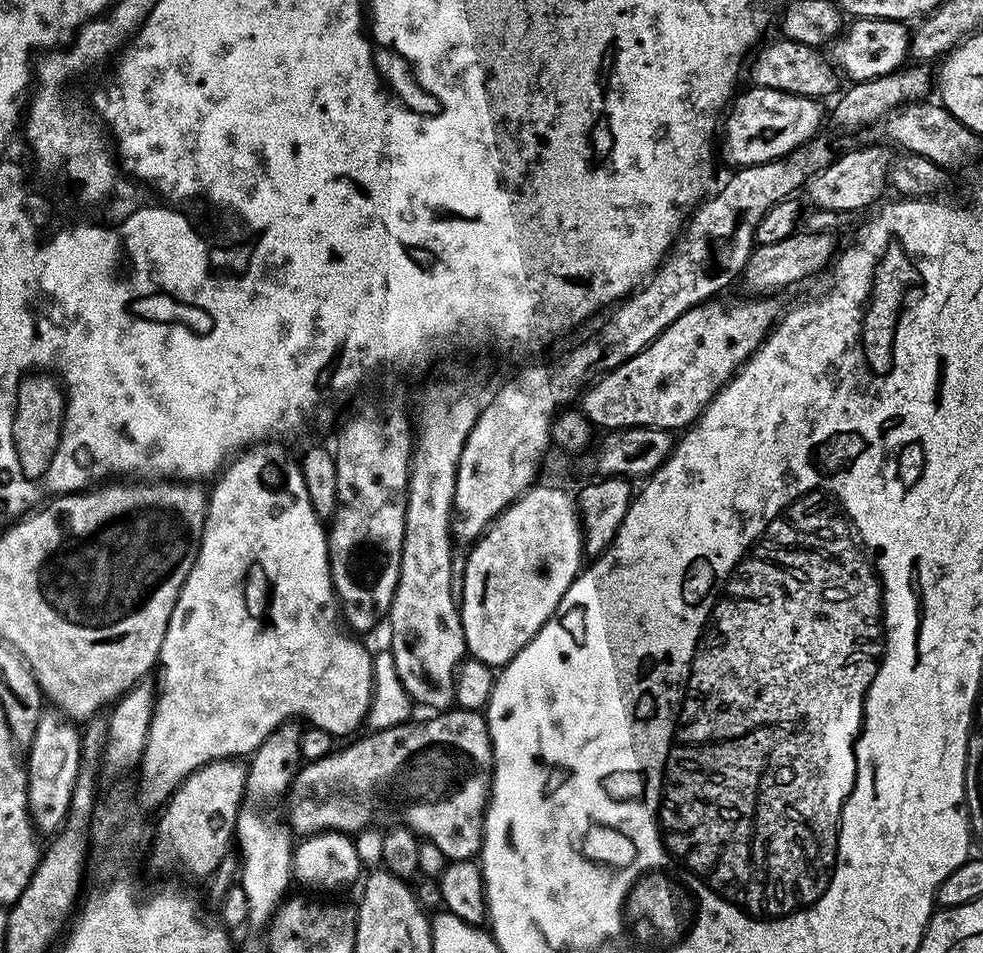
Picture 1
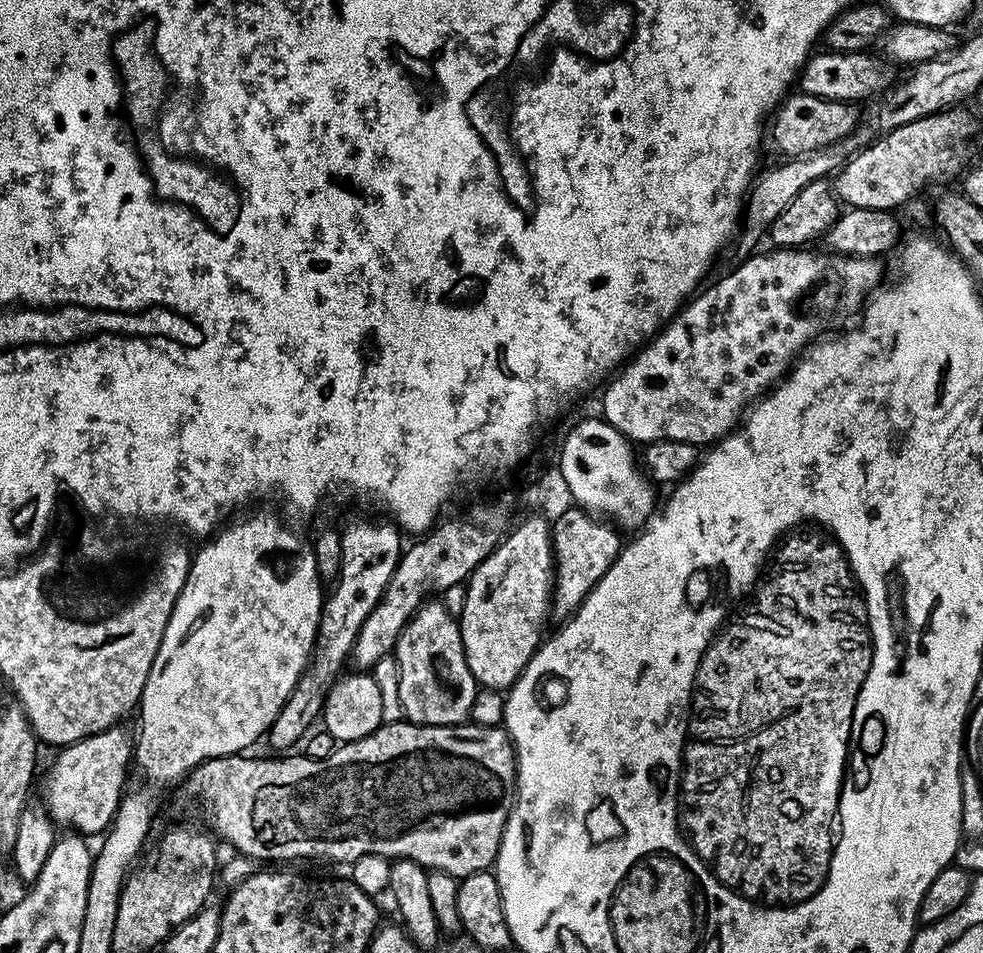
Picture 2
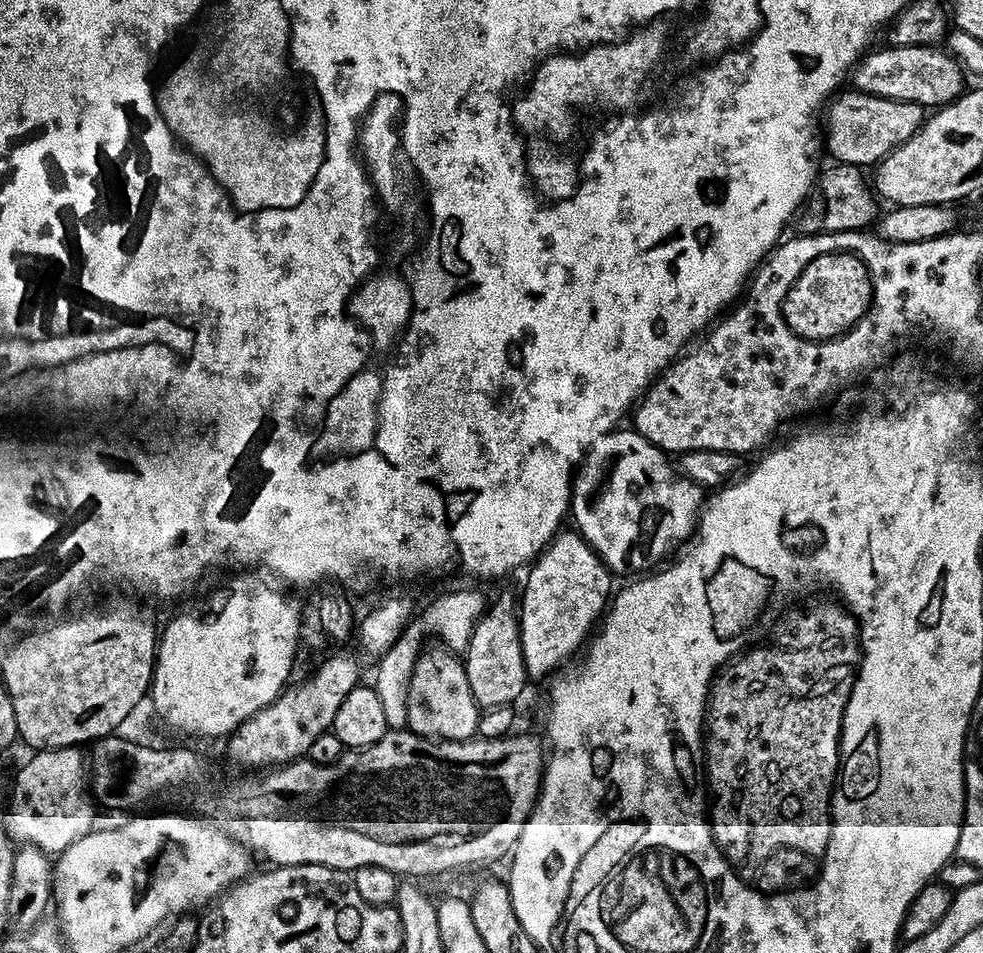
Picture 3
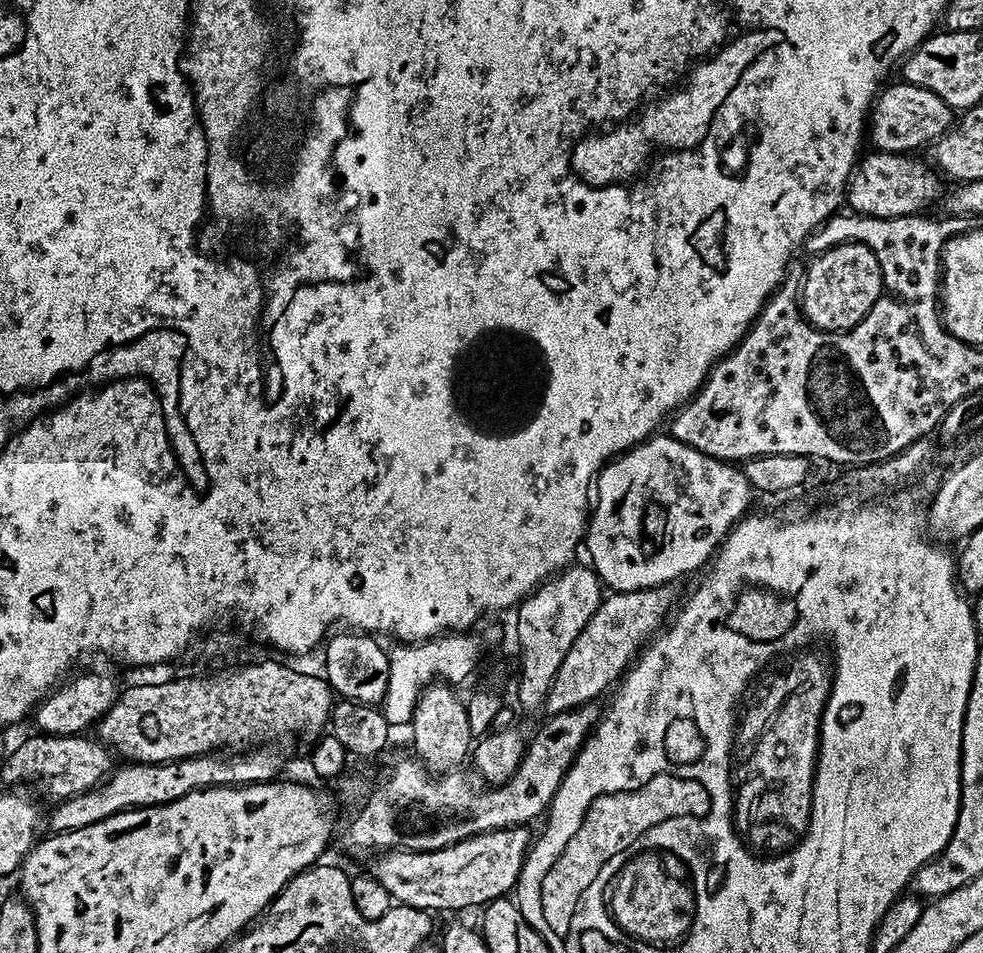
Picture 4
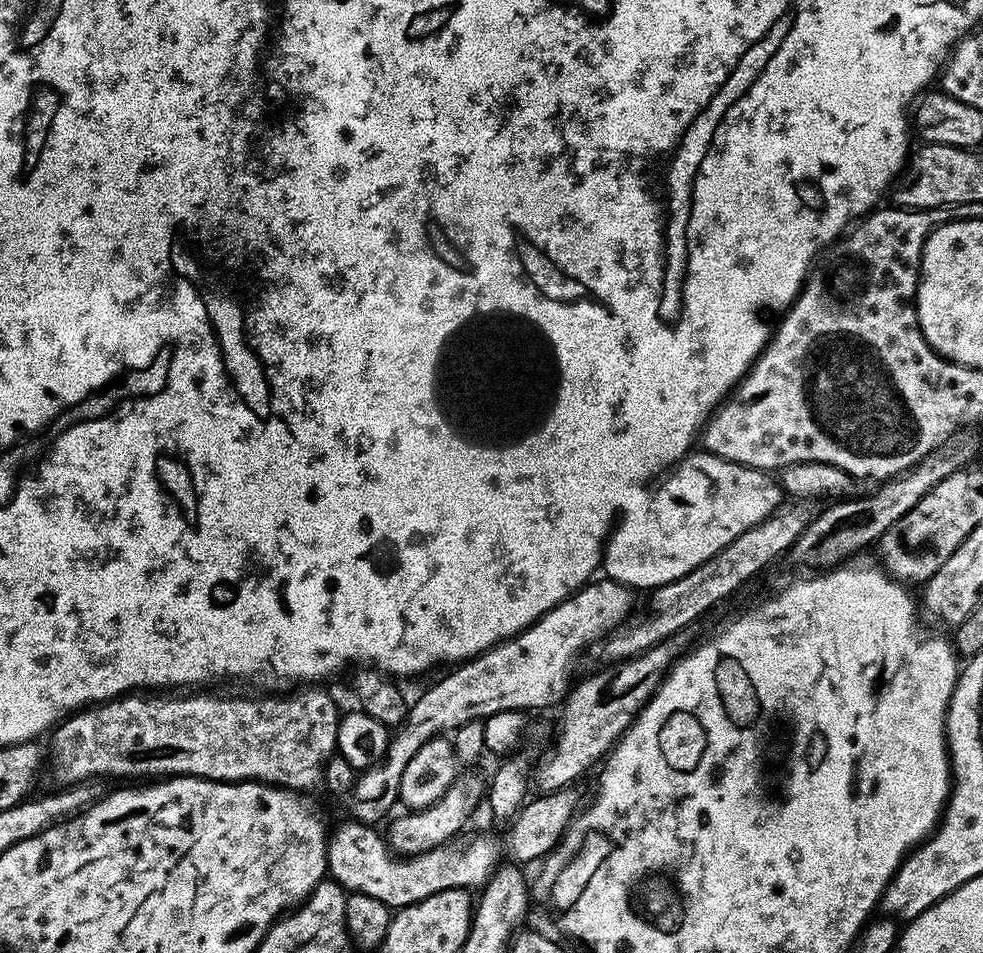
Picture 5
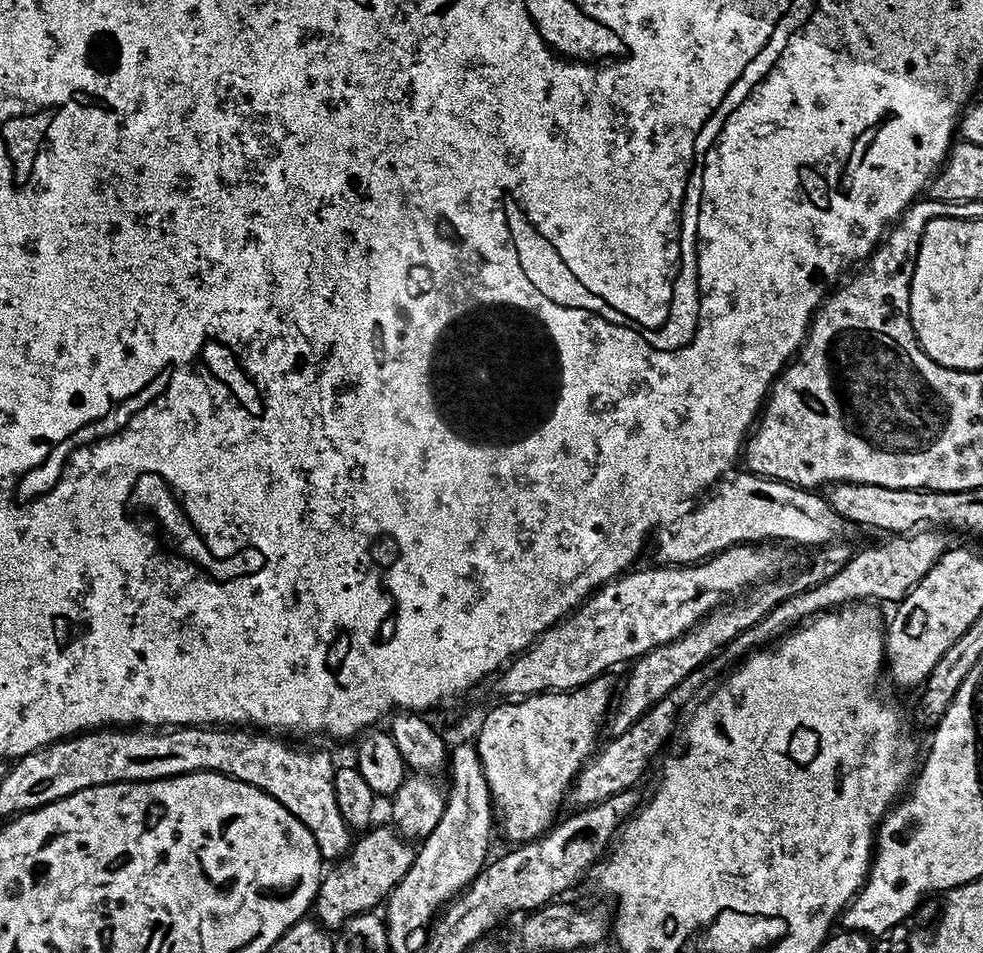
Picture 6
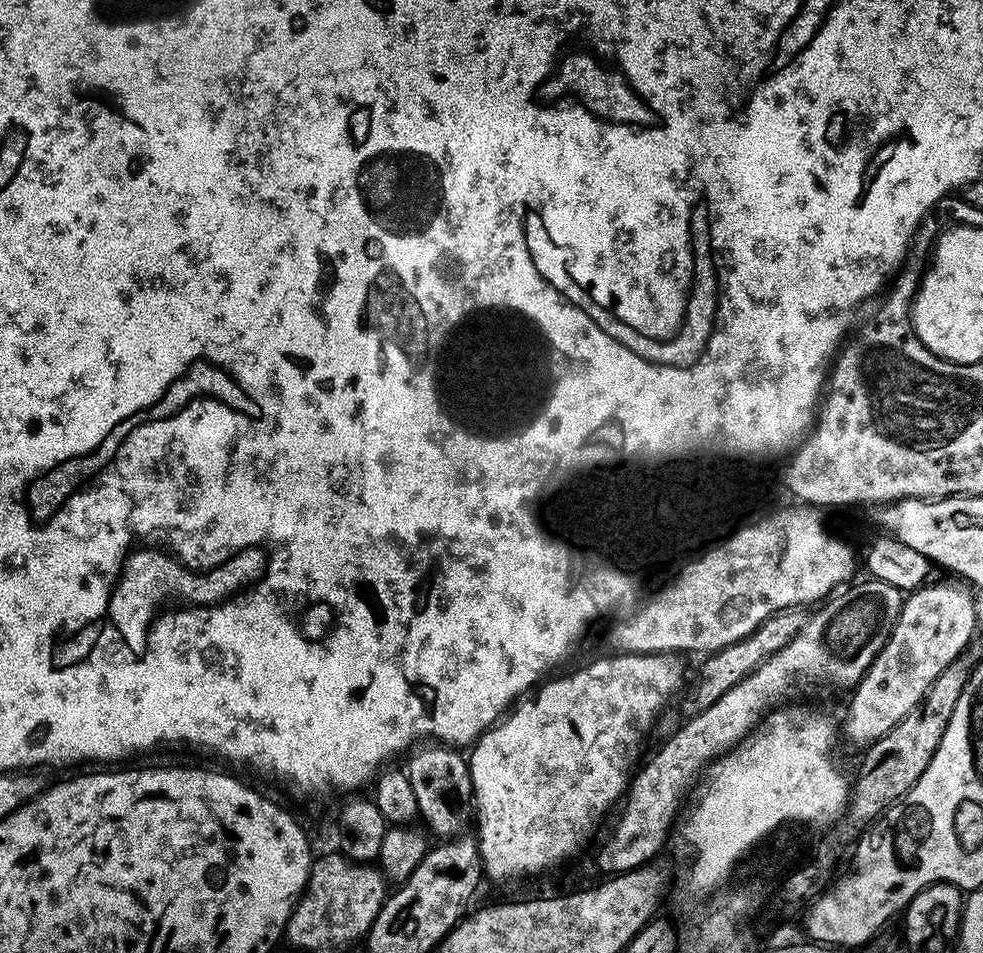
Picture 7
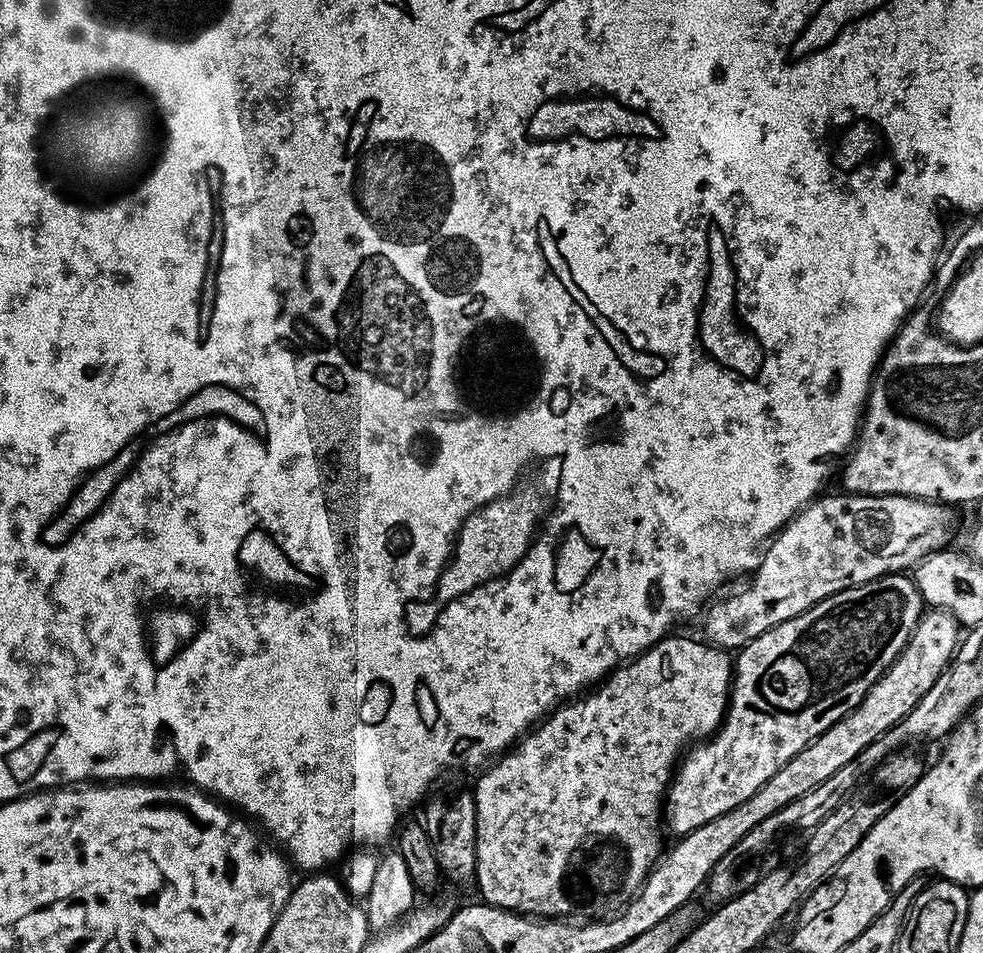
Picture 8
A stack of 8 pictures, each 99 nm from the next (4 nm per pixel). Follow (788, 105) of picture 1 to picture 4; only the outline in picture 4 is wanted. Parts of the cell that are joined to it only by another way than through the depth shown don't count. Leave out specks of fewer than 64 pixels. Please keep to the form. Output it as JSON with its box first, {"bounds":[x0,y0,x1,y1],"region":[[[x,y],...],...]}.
{"bounds":[866,83,954,153],"region":[[[889,83],[881,87],[870,109],[870,119],[866,124],[866,136],[871,147],[878,152],[915,153],[916,148],[935,145],[940,137],[945,136],[952,129],[954,111],[950,105],[934,94],[933,91],[923,89],[922,86],[910,83]]]}

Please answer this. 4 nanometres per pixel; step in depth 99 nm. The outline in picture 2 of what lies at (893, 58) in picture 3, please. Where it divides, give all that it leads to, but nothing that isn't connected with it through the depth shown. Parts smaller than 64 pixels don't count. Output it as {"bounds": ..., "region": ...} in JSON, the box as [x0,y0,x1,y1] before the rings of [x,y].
{"bounds":[798,50,896,104],"region":[[[826,50],[824,52],[824,54],[818,52],[810,56],[801,68],[798,86],[805,95],[858,104],[860,100],[871,101],[882,96],[896,82],[895,67],[879,55],[878,57],[872,55],[874,54],[872,52],[866,50],[862,52]]]}

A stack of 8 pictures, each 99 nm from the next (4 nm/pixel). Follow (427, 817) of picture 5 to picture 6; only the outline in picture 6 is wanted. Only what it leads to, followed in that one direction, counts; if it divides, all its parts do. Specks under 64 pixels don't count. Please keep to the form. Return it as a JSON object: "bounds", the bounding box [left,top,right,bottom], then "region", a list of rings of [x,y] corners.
{"bounds":[314,826,417,930],"region":[[[373,826],[355,841],[348,852],[331,865],[320,878],[320,888],[314,901],[314,916],[325,929],[339,930],[355,915],[379,909],[390,893],[402,882],[406,870],[414,862],[417,849],[395,828]]]}

